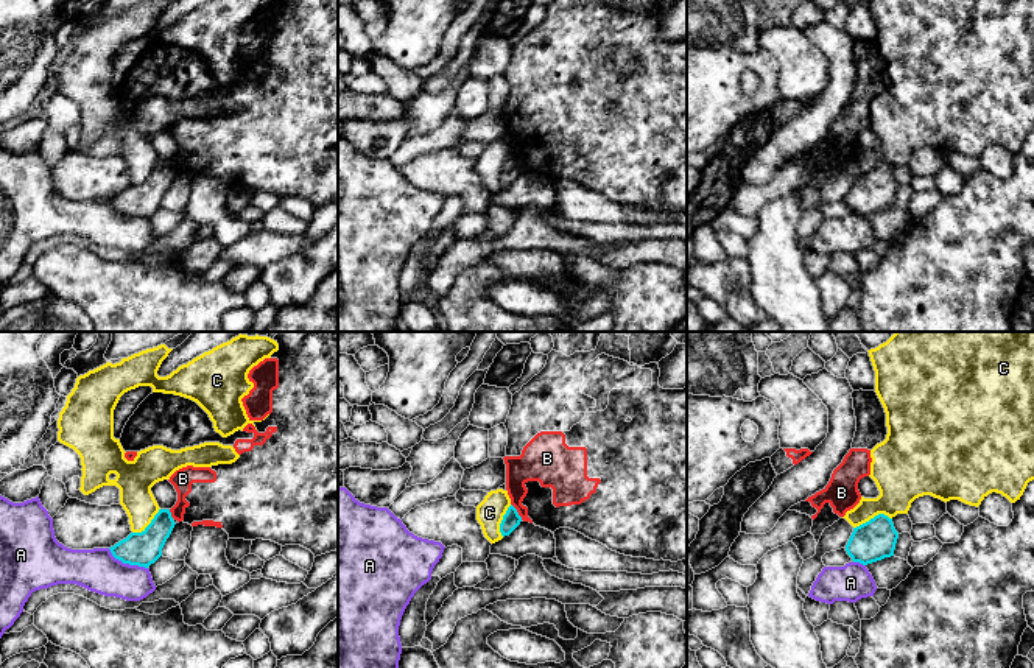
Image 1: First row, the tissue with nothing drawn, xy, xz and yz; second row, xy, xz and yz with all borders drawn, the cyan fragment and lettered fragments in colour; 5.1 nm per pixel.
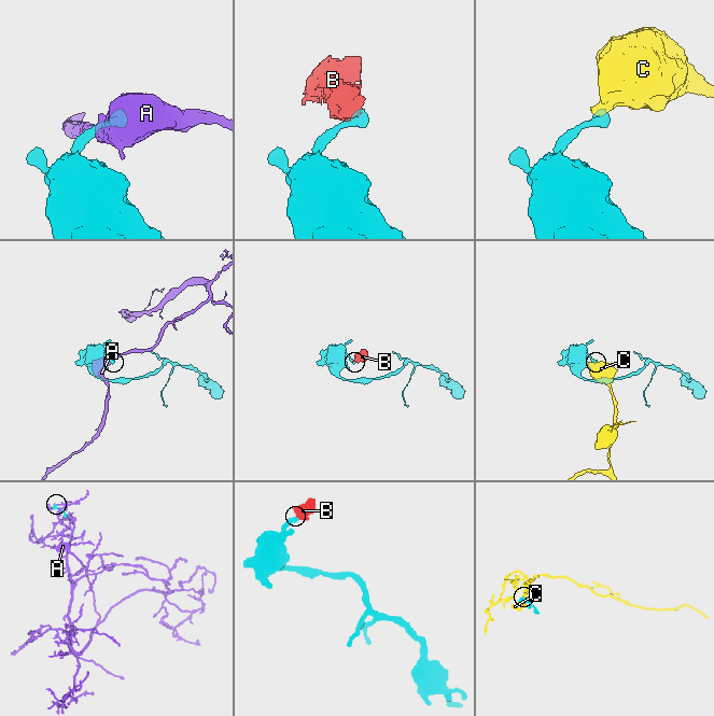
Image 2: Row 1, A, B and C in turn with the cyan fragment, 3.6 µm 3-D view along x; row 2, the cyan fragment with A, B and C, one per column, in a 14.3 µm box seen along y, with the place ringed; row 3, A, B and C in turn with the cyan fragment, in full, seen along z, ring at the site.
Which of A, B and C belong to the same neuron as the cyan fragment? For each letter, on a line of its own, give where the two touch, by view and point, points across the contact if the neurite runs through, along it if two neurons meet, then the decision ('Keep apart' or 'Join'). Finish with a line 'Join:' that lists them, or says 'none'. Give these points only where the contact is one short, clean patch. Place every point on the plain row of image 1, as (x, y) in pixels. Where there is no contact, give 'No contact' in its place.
A: Touches cyan at xy (126, 214). Keep apart
B: Touches cyan at xz (516, 162). Boundary: xz (511, 154), (522, 170). Keep apart
C: Touches cyan at yz (874, 168). Boundary: yz (891, 168), (875, 165), (854, 179). Keep apart
Join: none

